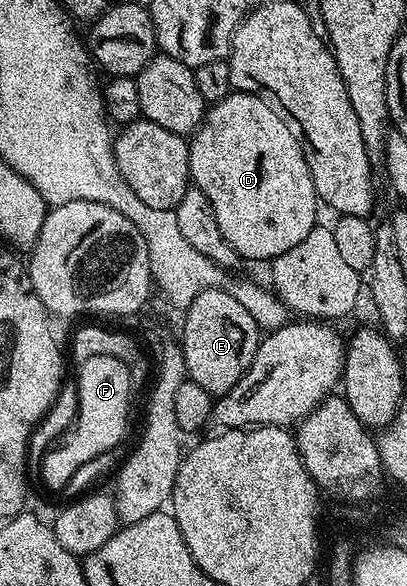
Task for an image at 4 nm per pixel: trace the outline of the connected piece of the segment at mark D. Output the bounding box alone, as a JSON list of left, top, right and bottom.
[188,90,320,260]

